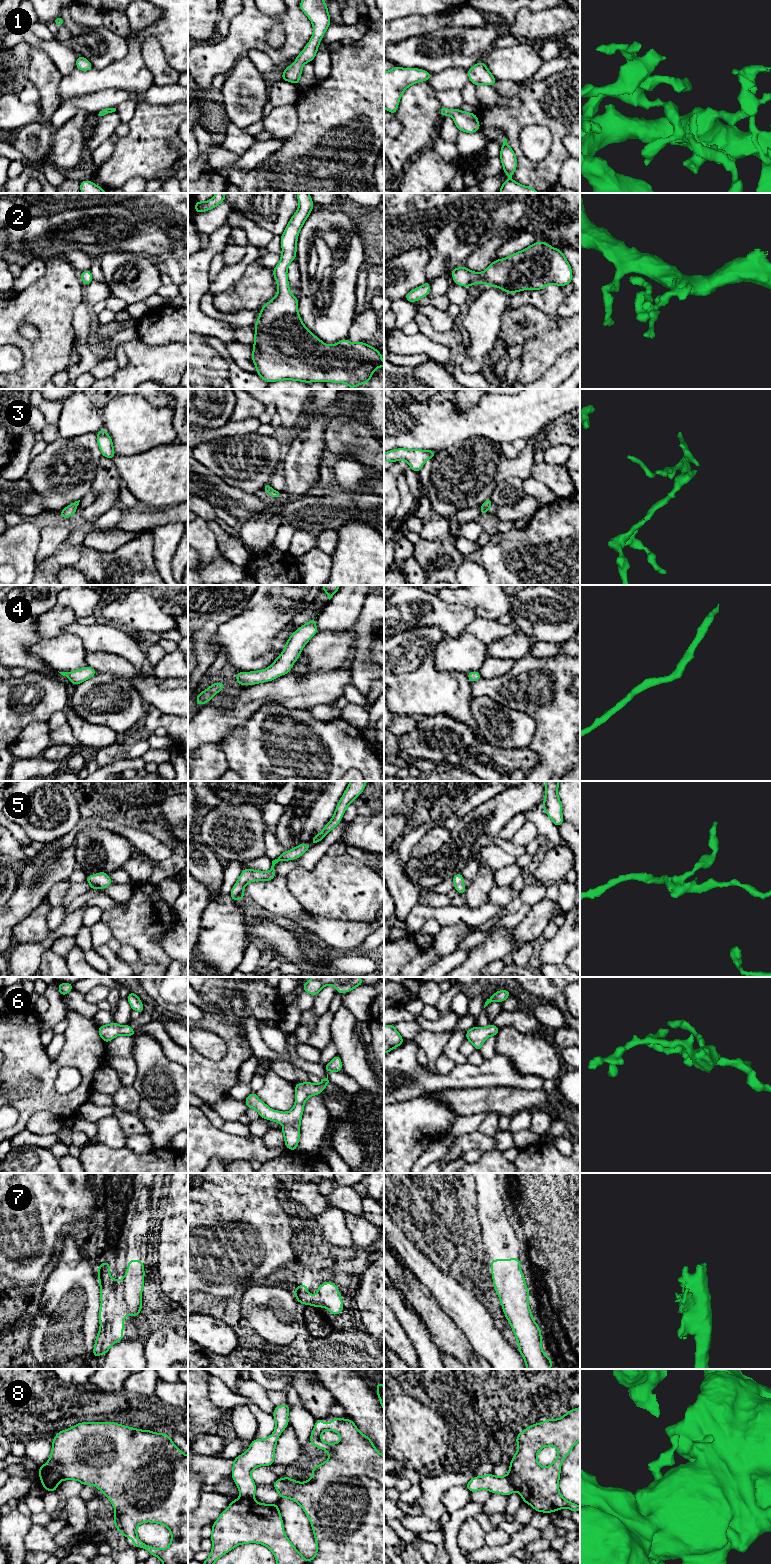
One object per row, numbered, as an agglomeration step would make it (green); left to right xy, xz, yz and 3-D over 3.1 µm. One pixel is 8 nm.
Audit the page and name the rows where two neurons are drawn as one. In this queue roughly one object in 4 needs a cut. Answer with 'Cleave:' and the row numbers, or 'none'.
Cleave: 8

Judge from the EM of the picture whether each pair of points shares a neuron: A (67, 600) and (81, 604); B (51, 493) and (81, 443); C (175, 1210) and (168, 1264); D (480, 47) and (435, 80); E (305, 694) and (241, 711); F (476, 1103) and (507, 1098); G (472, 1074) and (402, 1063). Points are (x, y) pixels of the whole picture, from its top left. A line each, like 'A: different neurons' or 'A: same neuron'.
A: same neuron
B: same neuron
C: same neuron
D: different neurons
E: same neuron
F: same neuron
G: same neuron

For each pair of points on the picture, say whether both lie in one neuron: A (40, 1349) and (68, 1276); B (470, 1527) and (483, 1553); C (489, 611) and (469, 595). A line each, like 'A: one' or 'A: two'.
A: one
B: two
C: one

